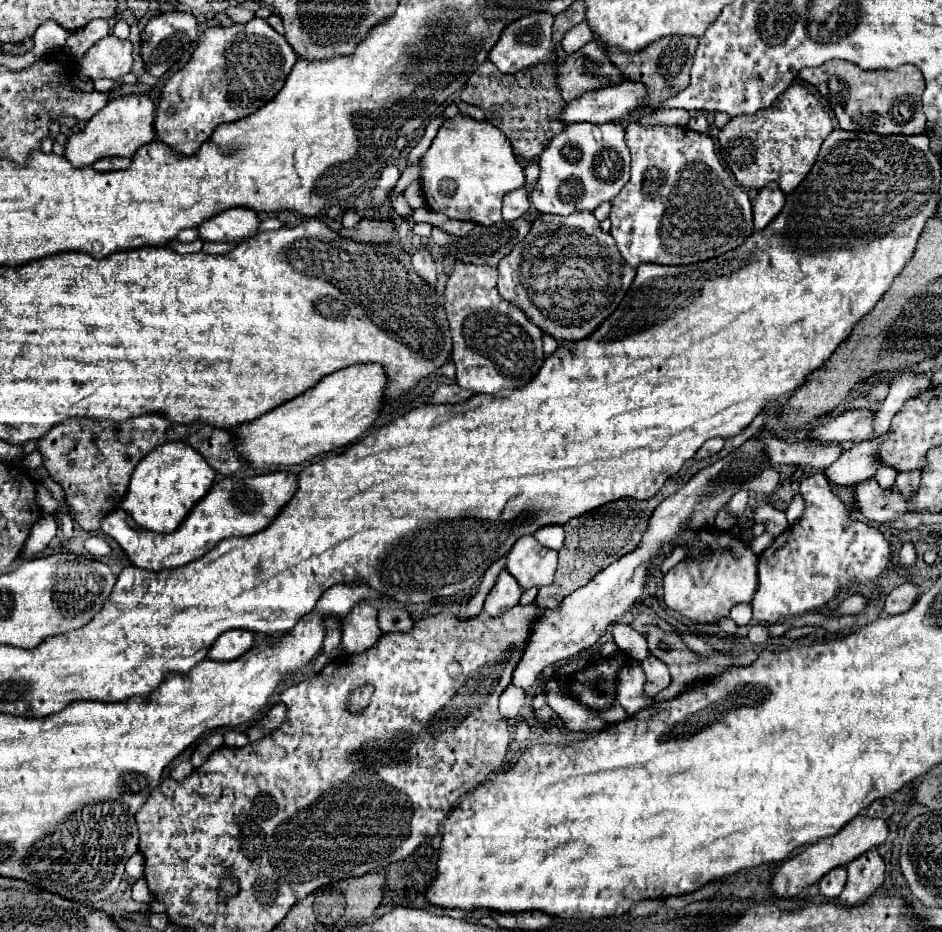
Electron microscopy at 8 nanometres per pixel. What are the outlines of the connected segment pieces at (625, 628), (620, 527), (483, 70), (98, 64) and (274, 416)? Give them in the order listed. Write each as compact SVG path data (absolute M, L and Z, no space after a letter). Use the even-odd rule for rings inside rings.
M616 624L614 630L612 630L612 634L614 634L616 646L618 646L620 650L624 648L624 652L630 654L632 658L644 660L644 658L650 656L650 648L648 648L646 636L640 634L640 632L636 632L636 630L630 628L628 624Z
M664 488L650 500L634 500L634 498L624 498L610 502L606 506L600 506L592 512L586 512L578 518L572 518L564 524L566 530L566 542L560 550L560 562L556 570L556 578L550 586L544 586L538 590L536 596L536 606L550 608L554 604L554 596L568 596L576 588L588 584L592 576L602 572L608 564L616 562L620 556L632 552L636 544L642 540L642 534L646 532L648 518L656 504L664 500Z
M484 60L480 68L476 68L476 72L472 72L472 76L468 78L462 90L462 100L484 110L486 120L508 136L508 140L512 142L512 150L518 158L526 162L538 160L548 142L566 128L566 124L558 118L566 102L556 82L556 68L558 62L546 62L530 66L522 72L500 74L500 70L490 60ZM490 86L494 86L494 90L490 90Z
M108 34L78 60L78 70L88 78L120 78L132 72L132 54L134 46L130 40Z
M354 364L324 376L314 388L236 430L238 452L254 468L290 466L356 442L380 416L388 376L380 364Z

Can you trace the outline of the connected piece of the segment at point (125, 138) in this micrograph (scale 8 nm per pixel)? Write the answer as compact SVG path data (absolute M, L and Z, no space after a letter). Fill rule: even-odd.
M128 94L110 100L88 124L68 138L68 146L64 156L74 166L90 166L94 160L104 156L128 156L132 158L140 146L146 146L156 140L154 132L156 120L156 104L148 94Z

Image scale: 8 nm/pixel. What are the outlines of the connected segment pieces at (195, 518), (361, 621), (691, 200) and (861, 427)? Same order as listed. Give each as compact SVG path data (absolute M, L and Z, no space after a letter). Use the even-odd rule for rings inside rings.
M286 470L266 472L252 478L222 478L212 486L212 490L192 508L192 512L184 518L184 522L170 534L160 534L138 526L128 512L116 508L102 520L102 532L112 536L122 550L128 554L130 562L146 568L146 570L164 570L184 566L206 552L210 552L220 540L232 536L250 536L266 528L280 508L292 498L296 492L296 476Z
M360 604L360 608L352 608L352 616L348 624L344 624L342 646L346 654L362 654L372 644L378 642L382 630L378 626L378 610L370 604Z
M632 122L626 126L626 144L630 148L632 156L632 178L624 186L624 190L612 200L612 212L610 212L610 222L612 222L612 238L616 240L616 246L622 254L622 258L632 266L638 268L640 264L660 264L660 266L682 266L682 264L694 264L694 262L704 262L716 256L722 256L734 248L738 248L750 234L752 234L752 202L746 190L724 170L724 166L718 160L714 140L710 136L698 134L694 130L688 130L686 126L654 126L654 128L644 128L638 122Z
M848 410L832 420L822 422L810 432L810 438L820 442L864 442L874 436L874 412L872 410Z

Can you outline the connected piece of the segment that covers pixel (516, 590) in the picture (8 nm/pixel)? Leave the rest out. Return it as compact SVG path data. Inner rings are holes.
M502 570L494 588L490 590L490 594L484 600L484 612L488 612L490 616L500 616L506 610L510 610L512 606L516 606L520 596L522 596L522 588L514 580L514 576L510 576L506 570Z

